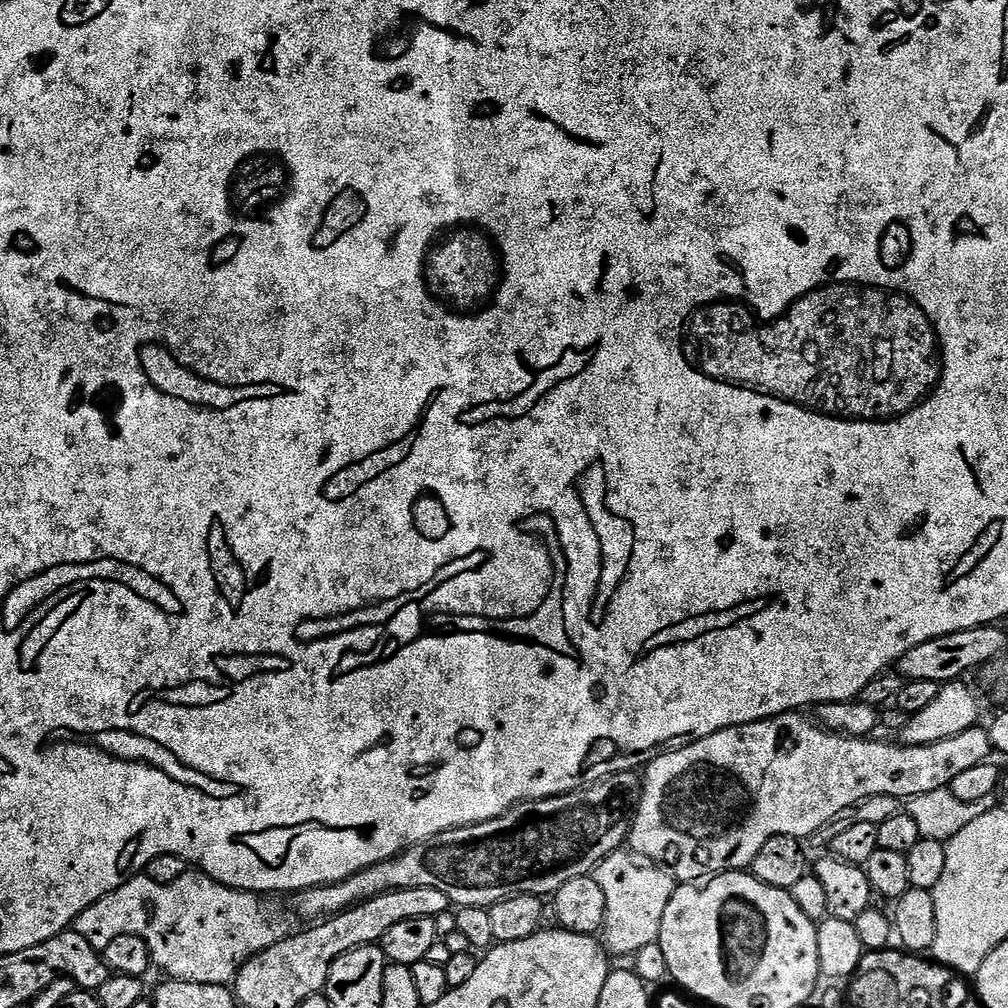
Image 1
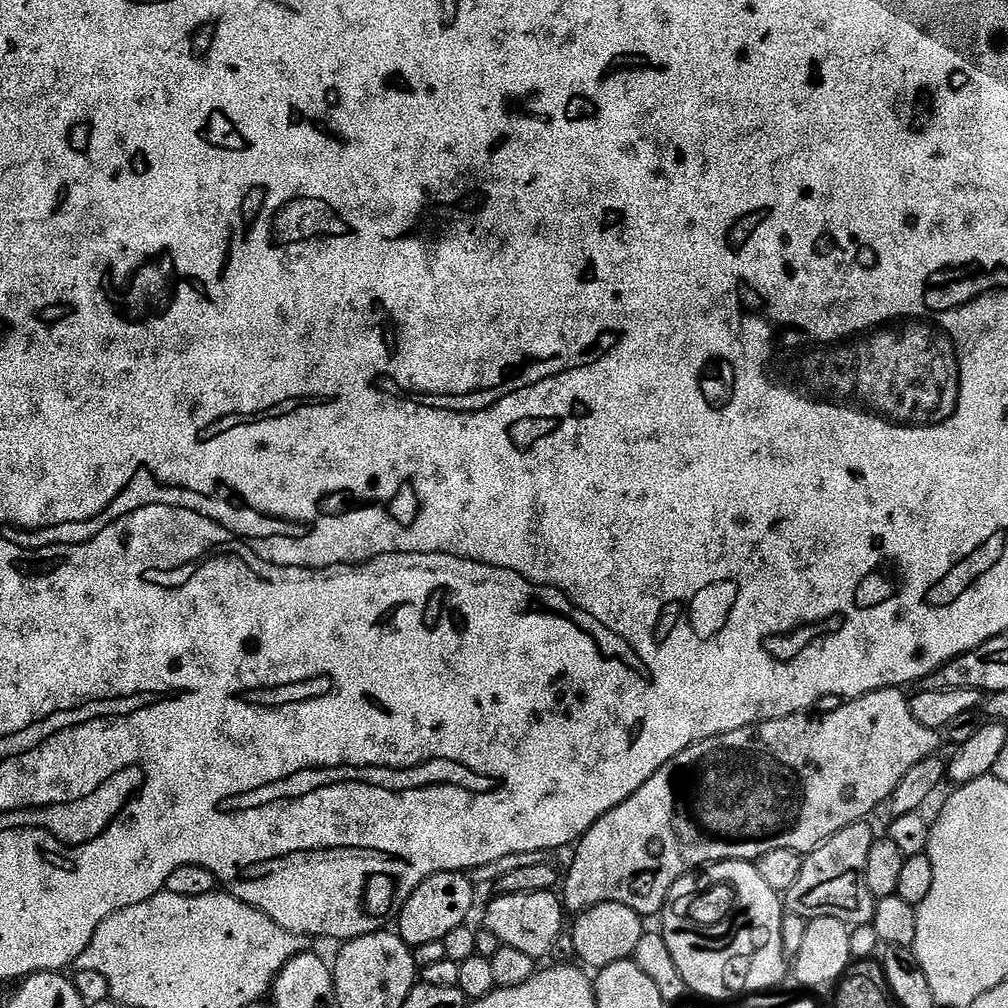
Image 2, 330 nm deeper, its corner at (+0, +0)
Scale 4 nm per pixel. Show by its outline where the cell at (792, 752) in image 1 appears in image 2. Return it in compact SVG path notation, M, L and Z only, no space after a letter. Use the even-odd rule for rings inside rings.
M883 688L877 692L871 692L865 696L860 696L856 700L849 700L841 703L841 708L836 708L833 712L828 712L825 716L812 716L816 714L801 714L798 716L787 716L781 720L767 720L761 724L751 724L742 730L730 730L721 736L706 738L702 742L692 744L682 754L678 754L662 770L650 778L626 802L614 806L614 810L607 812L585 836L580 837L575 845L576 853L572 856L572 865L568 868L568 877L563 877L562 903L569 913L579 914L585 912L587 908L598 906L602 902L622 902L622 906L630 906L634 911L645 918L652 915L663 913L664 906L668 902L668 895L672 887L683 876L689 875L697 870L703 869L709 864L721 864L727 860L747 860L754 862L762 854L770 850L794 850L801 854L813 852L819 844L825 844L831 836L838 834L851 824L859 824L869 819L868 815L879 806L880 803L891 801L892 791L906 778L906 774L918 762L922 762L927 756L933 755L937 751L940 740L937 729L922 726L918 718L914 718L912 705L909 697L898 688Z

